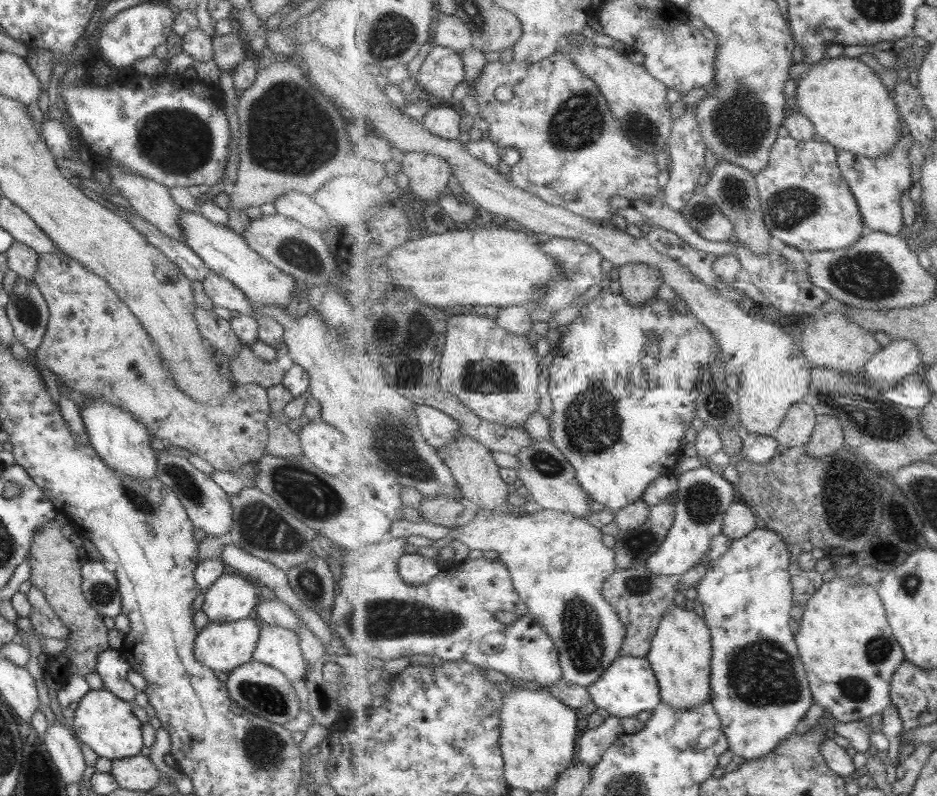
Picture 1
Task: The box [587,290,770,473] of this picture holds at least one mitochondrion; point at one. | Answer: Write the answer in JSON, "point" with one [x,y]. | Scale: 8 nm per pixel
{"point":[711,405]}

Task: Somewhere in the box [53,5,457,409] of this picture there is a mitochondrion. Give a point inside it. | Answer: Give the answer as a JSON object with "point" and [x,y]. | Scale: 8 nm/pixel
{"point":[283,135]}

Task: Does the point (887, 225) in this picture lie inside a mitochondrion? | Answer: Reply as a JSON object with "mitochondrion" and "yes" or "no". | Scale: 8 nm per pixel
{"mitochondrion":"no"}

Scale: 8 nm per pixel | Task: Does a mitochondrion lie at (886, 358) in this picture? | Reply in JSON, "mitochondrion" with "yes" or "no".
{"mitochondrion":"no"}

